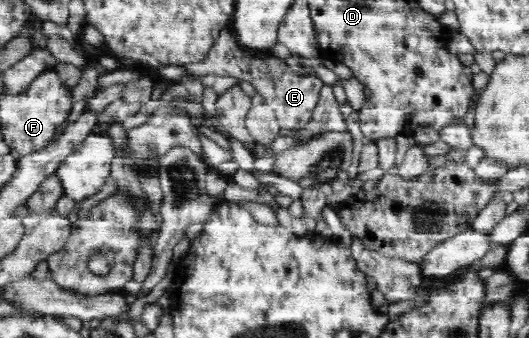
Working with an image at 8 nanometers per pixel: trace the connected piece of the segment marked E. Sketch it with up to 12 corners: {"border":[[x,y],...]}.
{"border":[[232,22],[185,74],[249,81],[280,127],[311,125],[324,84],[270,51],[241,44]]}

